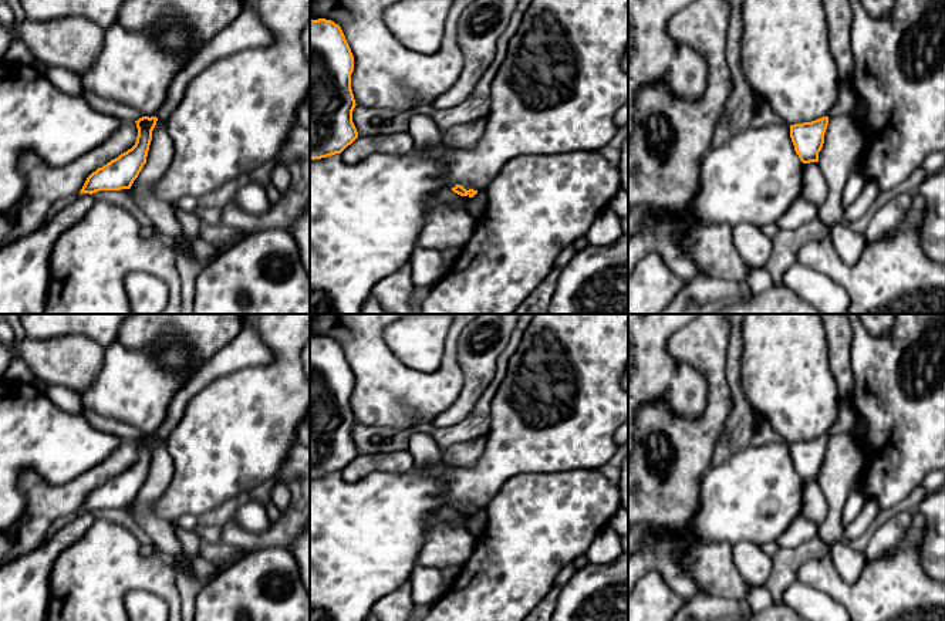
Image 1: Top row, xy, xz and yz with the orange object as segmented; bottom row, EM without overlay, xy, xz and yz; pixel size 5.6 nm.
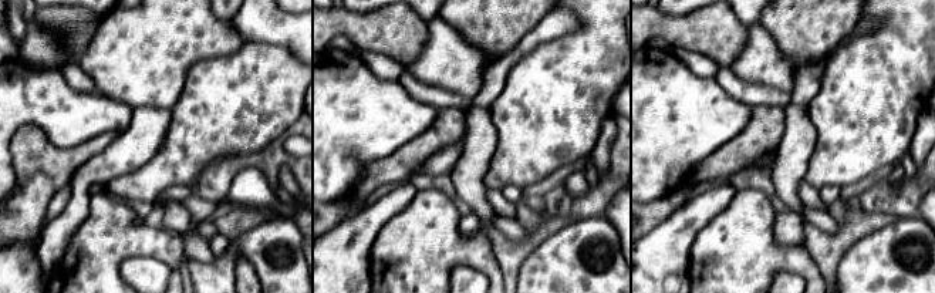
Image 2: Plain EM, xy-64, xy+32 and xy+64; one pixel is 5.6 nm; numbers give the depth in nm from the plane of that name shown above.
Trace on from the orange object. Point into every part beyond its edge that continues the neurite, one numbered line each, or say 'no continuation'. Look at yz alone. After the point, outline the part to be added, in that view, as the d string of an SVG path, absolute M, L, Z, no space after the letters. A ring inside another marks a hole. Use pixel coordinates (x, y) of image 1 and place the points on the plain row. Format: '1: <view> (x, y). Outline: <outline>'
no continuation

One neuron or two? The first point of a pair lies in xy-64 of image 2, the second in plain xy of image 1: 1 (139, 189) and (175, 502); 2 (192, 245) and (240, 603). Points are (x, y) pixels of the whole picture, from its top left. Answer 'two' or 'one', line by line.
1: one
2: two

